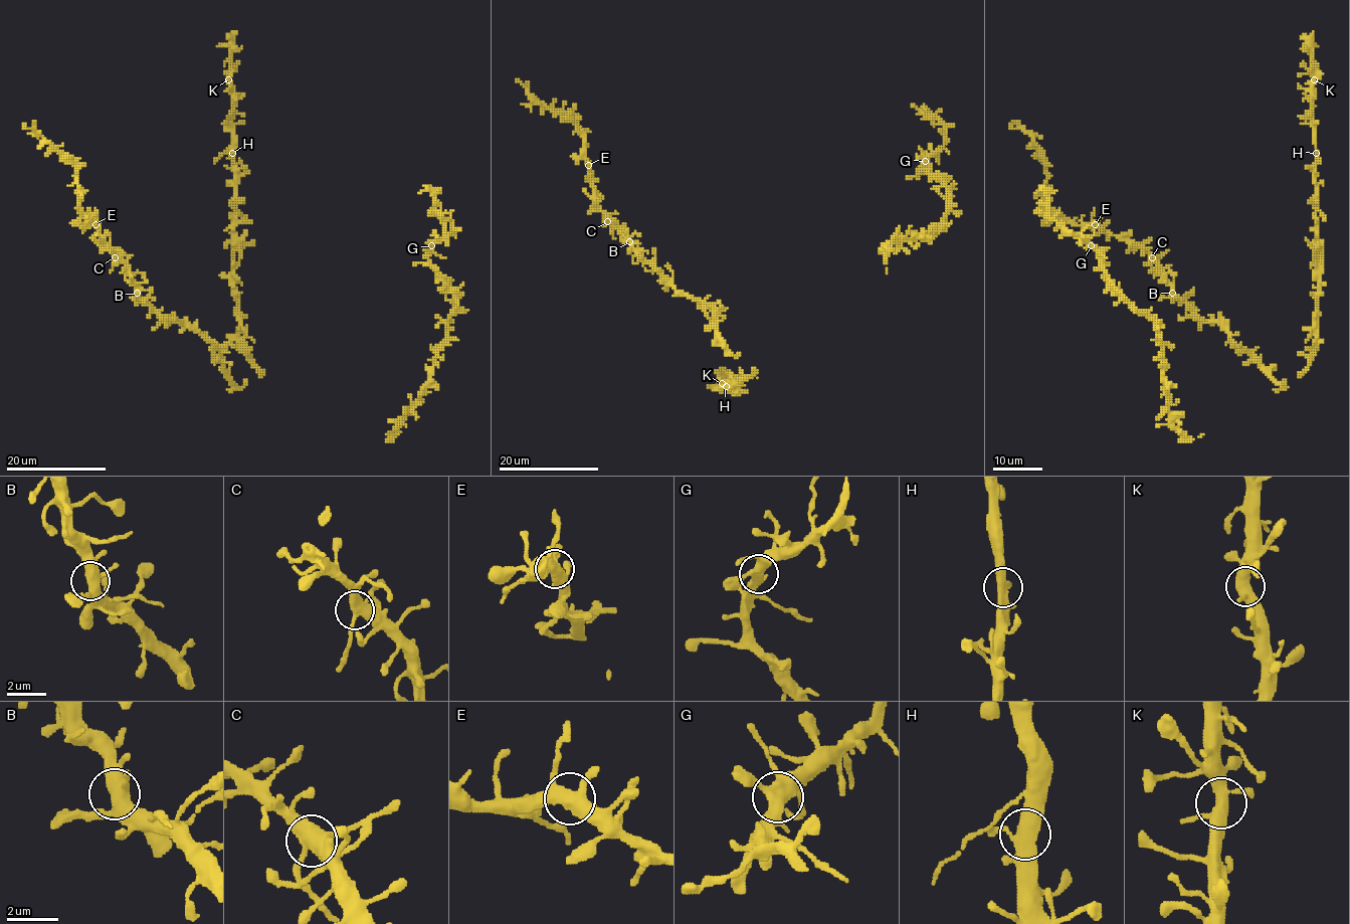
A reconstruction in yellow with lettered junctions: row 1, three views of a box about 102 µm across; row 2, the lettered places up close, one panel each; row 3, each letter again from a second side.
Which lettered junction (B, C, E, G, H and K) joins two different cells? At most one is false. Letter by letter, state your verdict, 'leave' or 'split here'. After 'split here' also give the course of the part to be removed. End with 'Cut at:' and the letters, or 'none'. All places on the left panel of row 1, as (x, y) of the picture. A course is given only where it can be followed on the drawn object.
B: leave
C: leave
E: leave
G: leave
H: leave
K: leave
Cut at: none

